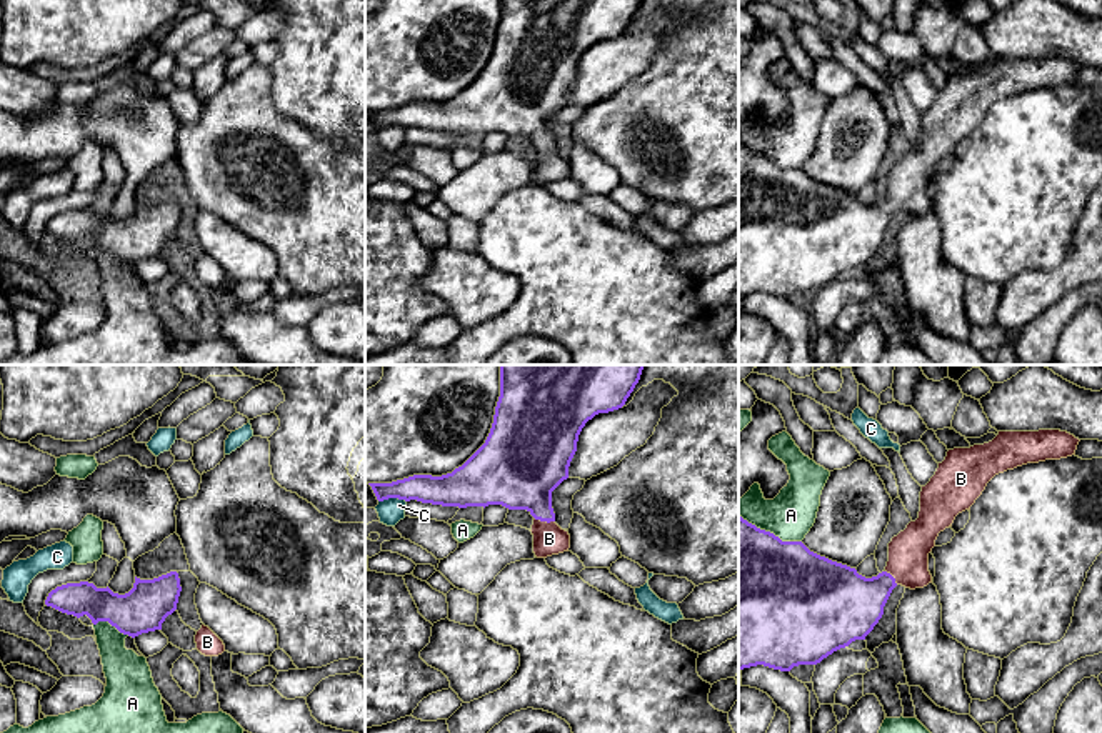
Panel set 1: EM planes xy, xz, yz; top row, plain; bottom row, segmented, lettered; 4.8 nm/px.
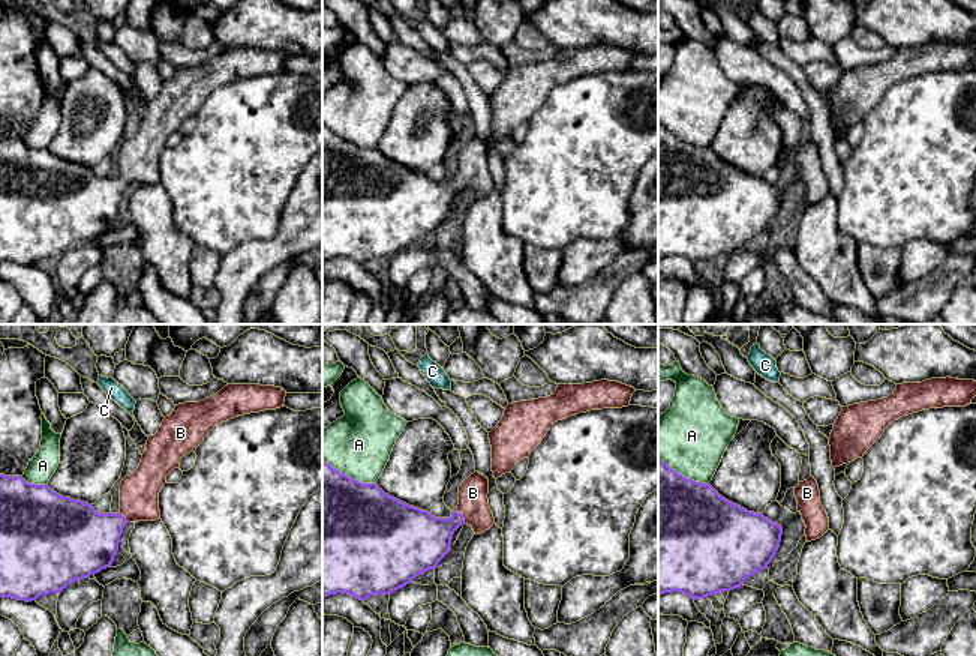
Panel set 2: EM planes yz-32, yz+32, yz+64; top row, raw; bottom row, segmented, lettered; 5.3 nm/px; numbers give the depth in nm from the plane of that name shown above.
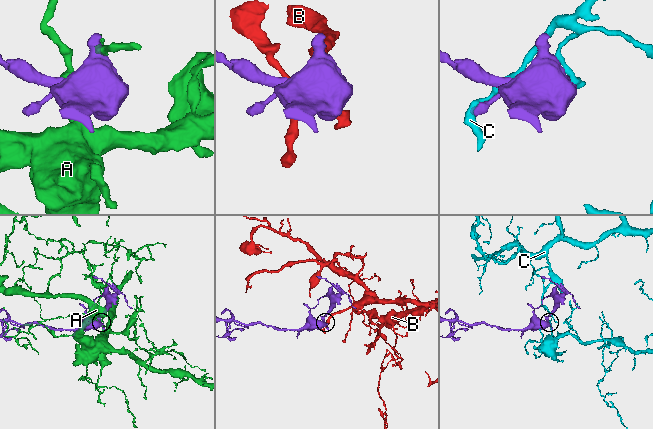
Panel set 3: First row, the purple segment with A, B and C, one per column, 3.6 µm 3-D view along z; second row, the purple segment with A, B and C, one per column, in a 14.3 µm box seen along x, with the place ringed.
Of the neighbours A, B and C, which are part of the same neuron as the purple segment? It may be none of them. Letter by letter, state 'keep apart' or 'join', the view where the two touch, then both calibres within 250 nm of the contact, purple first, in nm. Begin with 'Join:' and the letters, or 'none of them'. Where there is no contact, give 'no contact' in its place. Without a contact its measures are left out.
Join: B
A: keep apart | yz | 500/240 nm
B: join | xz | 340/160 nm
C: keep apart | xz | 140/120 nm

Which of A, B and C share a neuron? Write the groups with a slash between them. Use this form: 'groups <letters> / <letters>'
groups A / B / C

